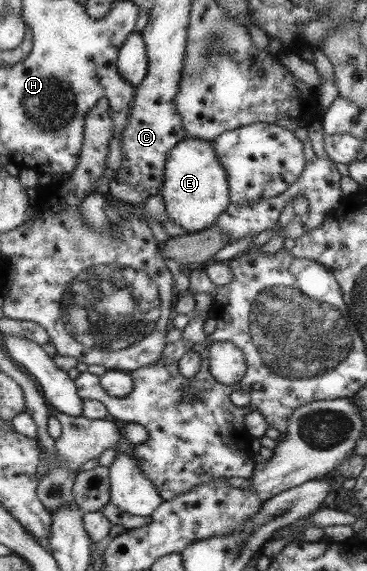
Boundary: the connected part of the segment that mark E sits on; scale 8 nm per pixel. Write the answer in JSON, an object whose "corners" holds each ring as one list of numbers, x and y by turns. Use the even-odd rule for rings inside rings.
{"corners":[[185,137,166,155,163,184,158,194,172,222,186,233,197,232,213,225,218,215,229,206,226,172,214,157,209,141]]}

